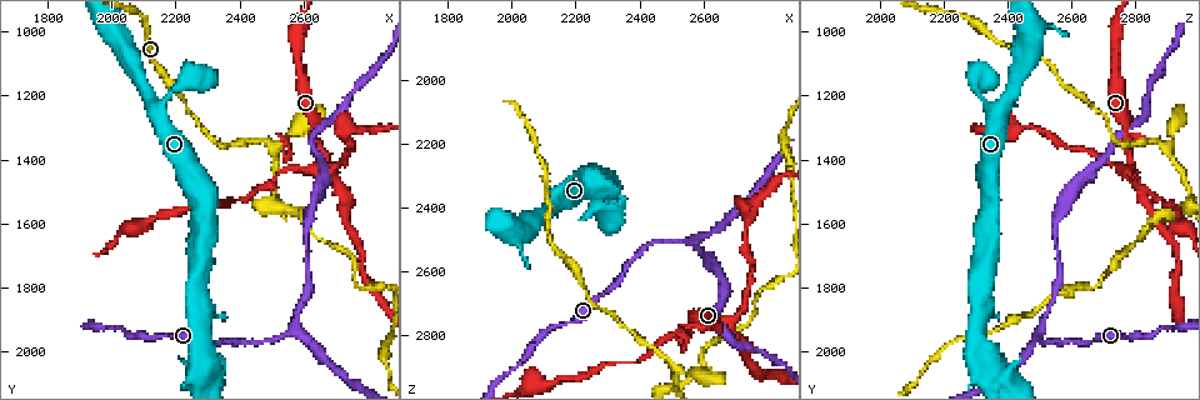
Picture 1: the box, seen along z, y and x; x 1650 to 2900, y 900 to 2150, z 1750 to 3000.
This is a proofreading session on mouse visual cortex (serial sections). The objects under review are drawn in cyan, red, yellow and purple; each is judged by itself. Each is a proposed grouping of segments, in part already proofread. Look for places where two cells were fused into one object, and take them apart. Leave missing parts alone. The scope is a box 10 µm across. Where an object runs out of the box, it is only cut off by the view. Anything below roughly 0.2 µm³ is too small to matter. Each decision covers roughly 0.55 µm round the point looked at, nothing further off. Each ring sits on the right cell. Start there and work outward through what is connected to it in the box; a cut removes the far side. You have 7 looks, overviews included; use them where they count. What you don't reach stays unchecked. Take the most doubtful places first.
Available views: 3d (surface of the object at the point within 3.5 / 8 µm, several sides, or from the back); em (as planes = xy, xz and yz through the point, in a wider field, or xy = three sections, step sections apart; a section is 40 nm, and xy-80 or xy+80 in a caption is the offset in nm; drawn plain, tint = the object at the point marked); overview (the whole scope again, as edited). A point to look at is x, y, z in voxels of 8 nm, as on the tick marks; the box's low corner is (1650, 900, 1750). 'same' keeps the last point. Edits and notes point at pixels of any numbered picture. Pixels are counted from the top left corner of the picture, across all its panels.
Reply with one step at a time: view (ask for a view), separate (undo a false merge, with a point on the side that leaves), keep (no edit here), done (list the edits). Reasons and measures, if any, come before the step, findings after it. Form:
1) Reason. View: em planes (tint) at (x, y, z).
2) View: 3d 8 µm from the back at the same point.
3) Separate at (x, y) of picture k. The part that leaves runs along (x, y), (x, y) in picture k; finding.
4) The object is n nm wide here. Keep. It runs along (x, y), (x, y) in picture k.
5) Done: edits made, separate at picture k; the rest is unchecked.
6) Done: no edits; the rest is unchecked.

Four arms meet. View: 3d 3.5 µm at (2680, 1440, 2770).

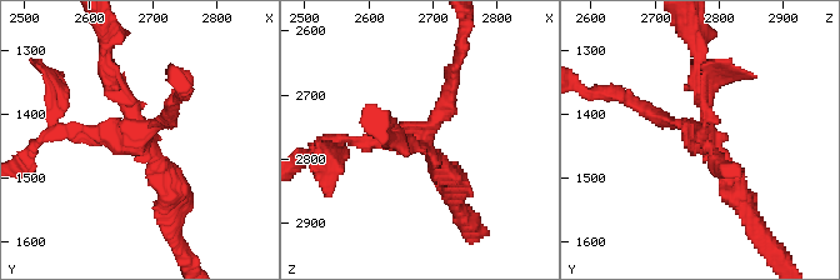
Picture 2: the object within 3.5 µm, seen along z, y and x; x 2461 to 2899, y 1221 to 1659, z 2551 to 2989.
View: em xy step 5 (tint) at (2685, 1435, 2770).

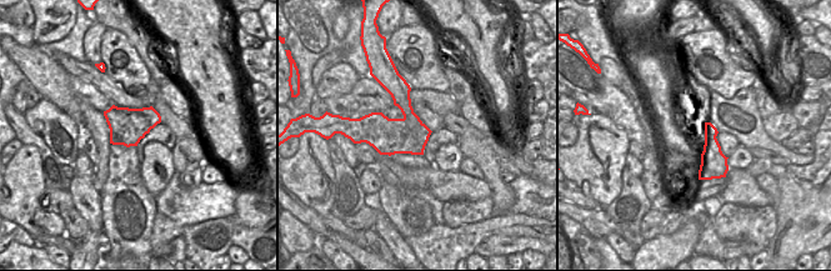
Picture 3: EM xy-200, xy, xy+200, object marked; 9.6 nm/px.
View: em xy step 2 (tint) at the same point.

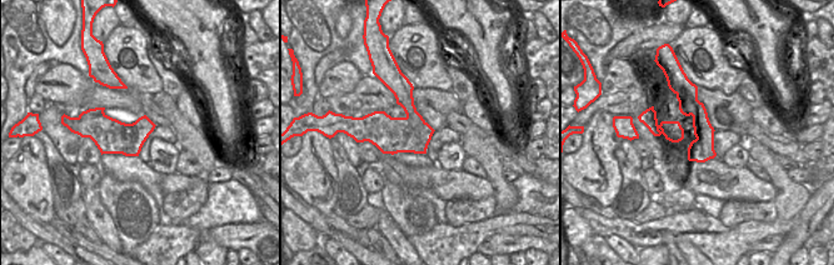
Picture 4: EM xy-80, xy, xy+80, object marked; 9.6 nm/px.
Separate at (368, 143) of picture 2. The part that leaves runs along (143, 134), (46, 134), (35, 145) in picture 2; two cells meet here.

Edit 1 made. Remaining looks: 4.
See it whole again. View: overview.

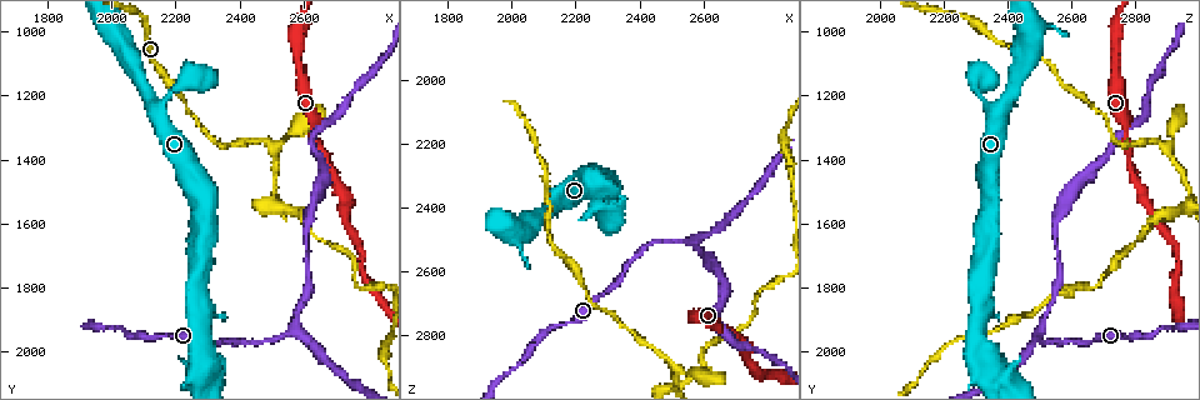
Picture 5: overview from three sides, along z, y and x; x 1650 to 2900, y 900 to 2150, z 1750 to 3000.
Abrupt turn. View: 3d 3.5 µm at (2570, 1940, 2500).

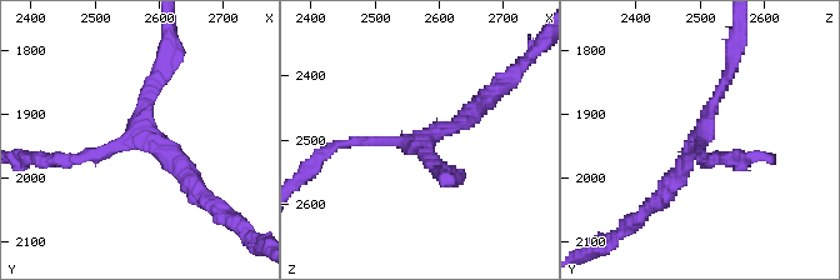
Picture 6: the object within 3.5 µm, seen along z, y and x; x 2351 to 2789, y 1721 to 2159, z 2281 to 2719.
View: em xy step 5 (tint) at (2565, 1930, 2505).

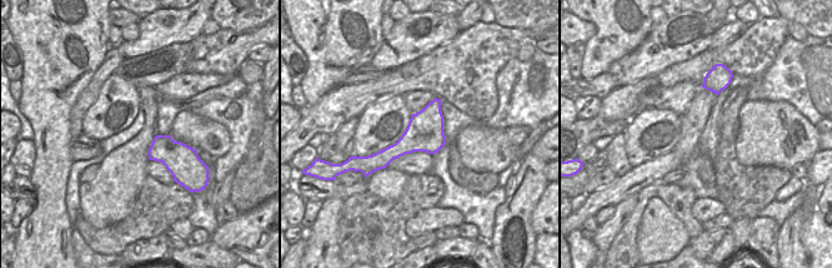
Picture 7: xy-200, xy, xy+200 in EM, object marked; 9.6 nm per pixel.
Another direction. View: em xy step 1 (tint) at the same point.

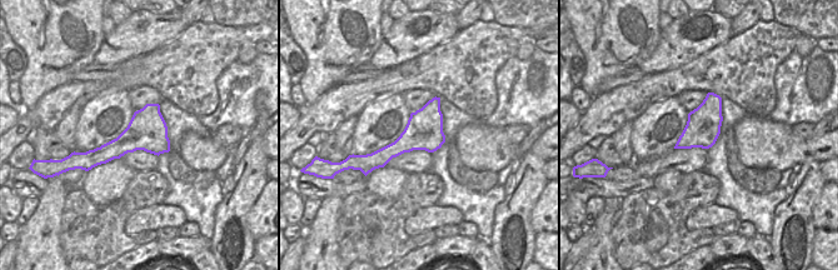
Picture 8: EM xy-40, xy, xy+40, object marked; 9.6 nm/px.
Keep. It runs along (60, 159), (125, 144), (163, 60) in picture 6; all the same cell.

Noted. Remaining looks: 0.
Done: edits made, separate at picture 2; the rest is unchecked.

